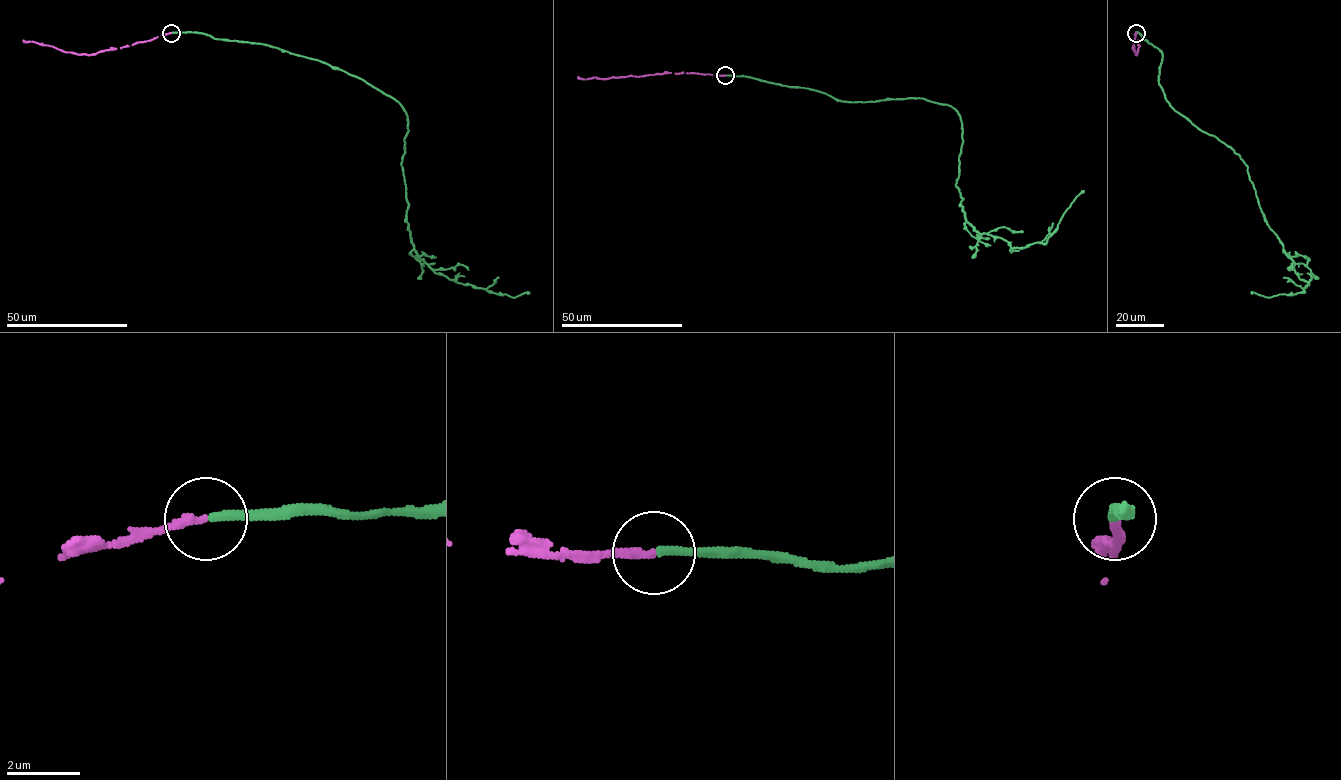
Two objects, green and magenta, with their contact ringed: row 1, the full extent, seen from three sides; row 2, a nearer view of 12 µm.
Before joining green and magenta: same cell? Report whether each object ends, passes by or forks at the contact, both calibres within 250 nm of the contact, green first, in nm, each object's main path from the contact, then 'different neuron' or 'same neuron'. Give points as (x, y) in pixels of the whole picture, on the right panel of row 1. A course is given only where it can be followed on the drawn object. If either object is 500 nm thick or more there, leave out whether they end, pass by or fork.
green ends there; magenta ends there; 260 nm thick on the green side, 240 nm on the other; green runs (1135, 32), (1162, 51), (1159, 83), (1173, 108), (1247, 165), (1264, 221), (1308, 283), (1288, 295), (1251, 292); magenta runs (1135, 32), (1133, 48), (1136, 54), (1138, 40); same neuron

